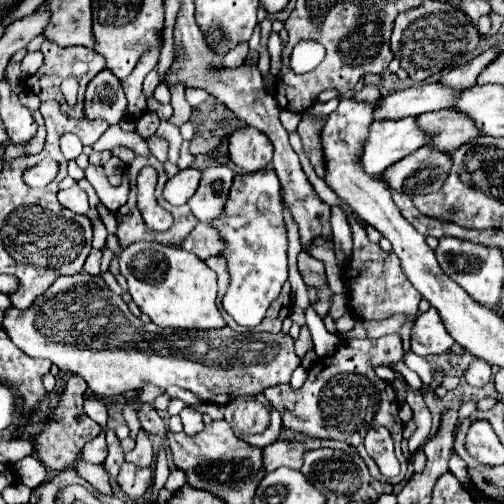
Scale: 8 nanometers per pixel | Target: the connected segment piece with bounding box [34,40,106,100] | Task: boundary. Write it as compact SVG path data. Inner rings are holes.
M46 40L40 52L44 54L44 64L34 74L40 80L40 100L60 100L60 84L68 76L82 80L84 90L84 86L94 78L94 74L106 68L106 60L102 60L100 54L82 46L58 48L50 40Z

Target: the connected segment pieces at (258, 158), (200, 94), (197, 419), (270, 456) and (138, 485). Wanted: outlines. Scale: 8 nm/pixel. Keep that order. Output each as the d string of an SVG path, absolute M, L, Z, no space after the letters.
M244 126L230 134L228 152L236 166L246 172L256 172L272 162L274 146L266 134L258 132L256 128Z
M186 88L186 100L190 106L200 106L210 94L206 90L200 90L200 88Z
M186 406L186 408L180 412L180 418L182 418L182 424L184 424L184 432L186 432L186 434L198 434L198 432L202 432L202 428L204 428L202 416L200 416L198 412L194 412L192 408Z
M276 440L264 448L264 468L266 472L274 472L280 466L302 468L304 452L304 444L298 440Z
M124 462L120 466L120 474L116 476L116 482L118 482L118 488L130 498L130 500L138 500L144 496L144 492L150 488L152 484L152 468L142 468L142 466L136 466L136 464L130 464L130 462Z

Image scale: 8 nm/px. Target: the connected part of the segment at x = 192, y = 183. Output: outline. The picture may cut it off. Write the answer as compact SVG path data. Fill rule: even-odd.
M188 168L180 170L176 176L168 178L164 186L164 200L170 202L172 206L182 206L190 200L190 196L196 192L198 182L200 182L202 172L198 168Z

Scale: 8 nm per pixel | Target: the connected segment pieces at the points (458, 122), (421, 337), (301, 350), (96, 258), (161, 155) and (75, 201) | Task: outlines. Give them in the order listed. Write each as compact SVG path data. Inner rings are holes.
M454 108L428 112L428 114L418 116L416 120L418 120L420 128L436 132L436 136L432 138L430 144L434 148L442 148L448 152L454 152L462 144L482 136L482 132L478 132L478 128L474 128L474 122L466 114L456 112Z
M436 308L420 314L412 328L412 352L418 356L444 354L454 344L454 338L444 328Z
M304 326L304 328L300 330L298 340L296 340L296 352L298 352L298 358L302 360L302 358L304 358L304 354L306 354L310 348L312 348L312 336L310 336L308 328Z
M92 250L86 264L84 264L84 272L86 274L100 274L100 258L102 258L102 252L100 250Z
M152 134L146 142L148 142L148 146L150 146L150 152L152 152L161 163L168 160L168 142L166 142L164 138L160 138L158 134Z
M74 184L68 190L60 190L58 200L64 208L68 208L76 214L86 214L88 212L88 194L78 184Z

